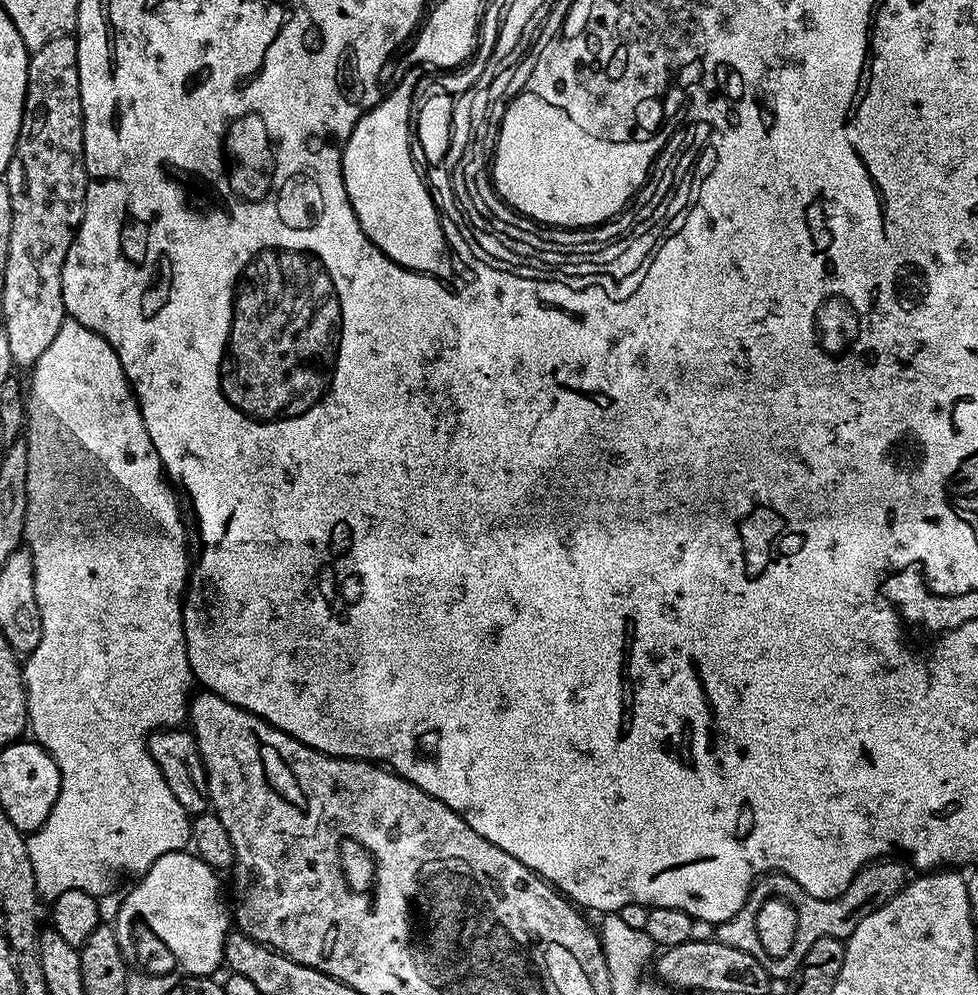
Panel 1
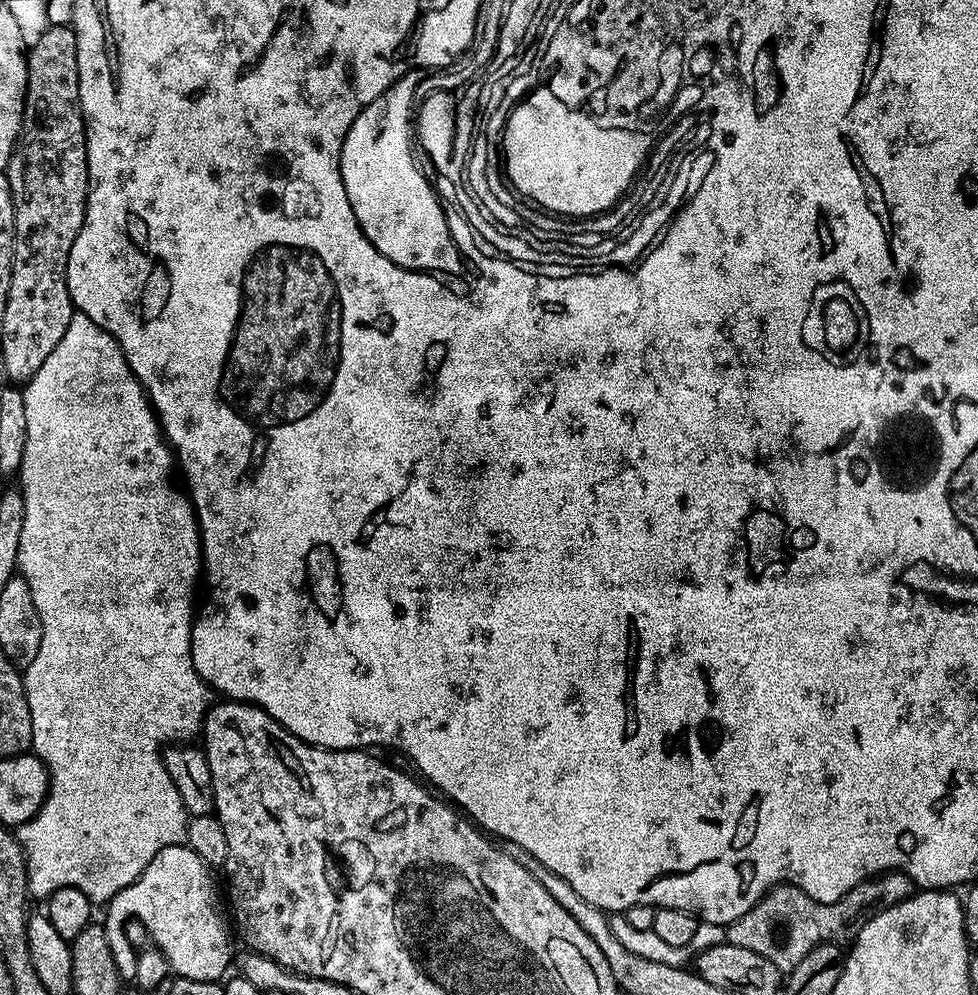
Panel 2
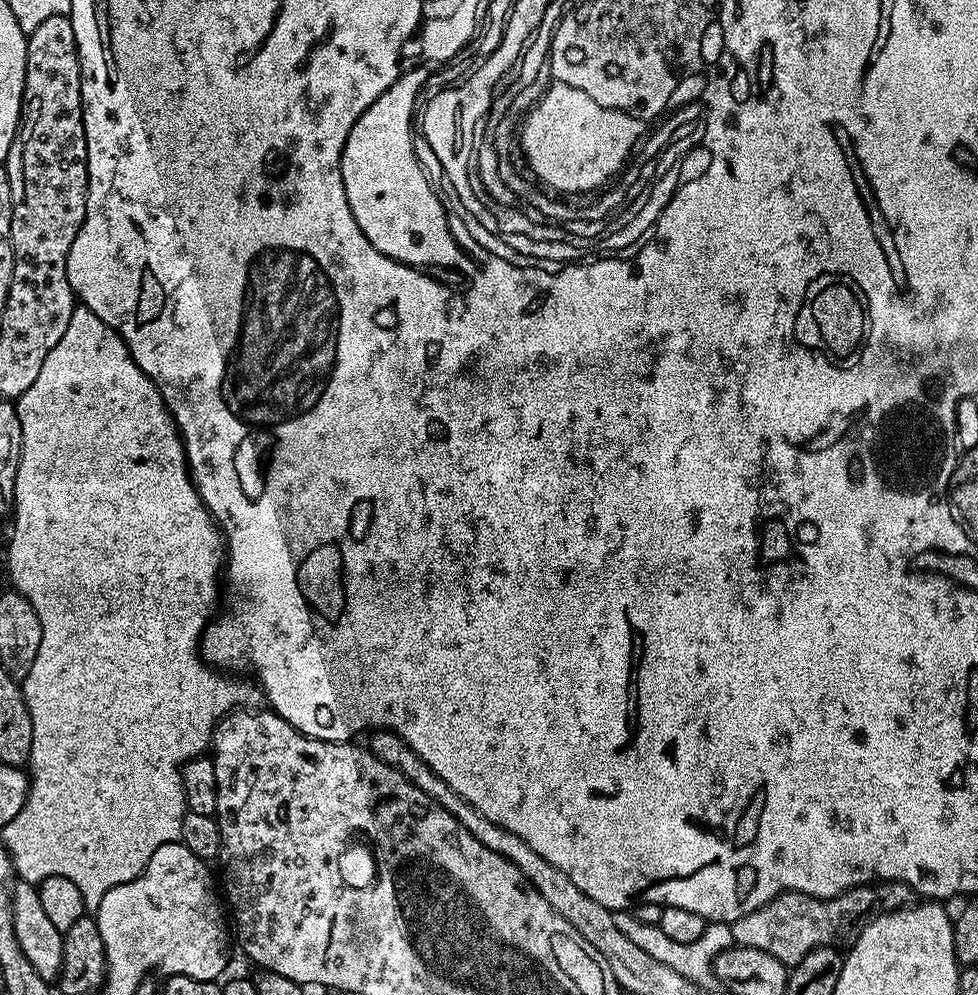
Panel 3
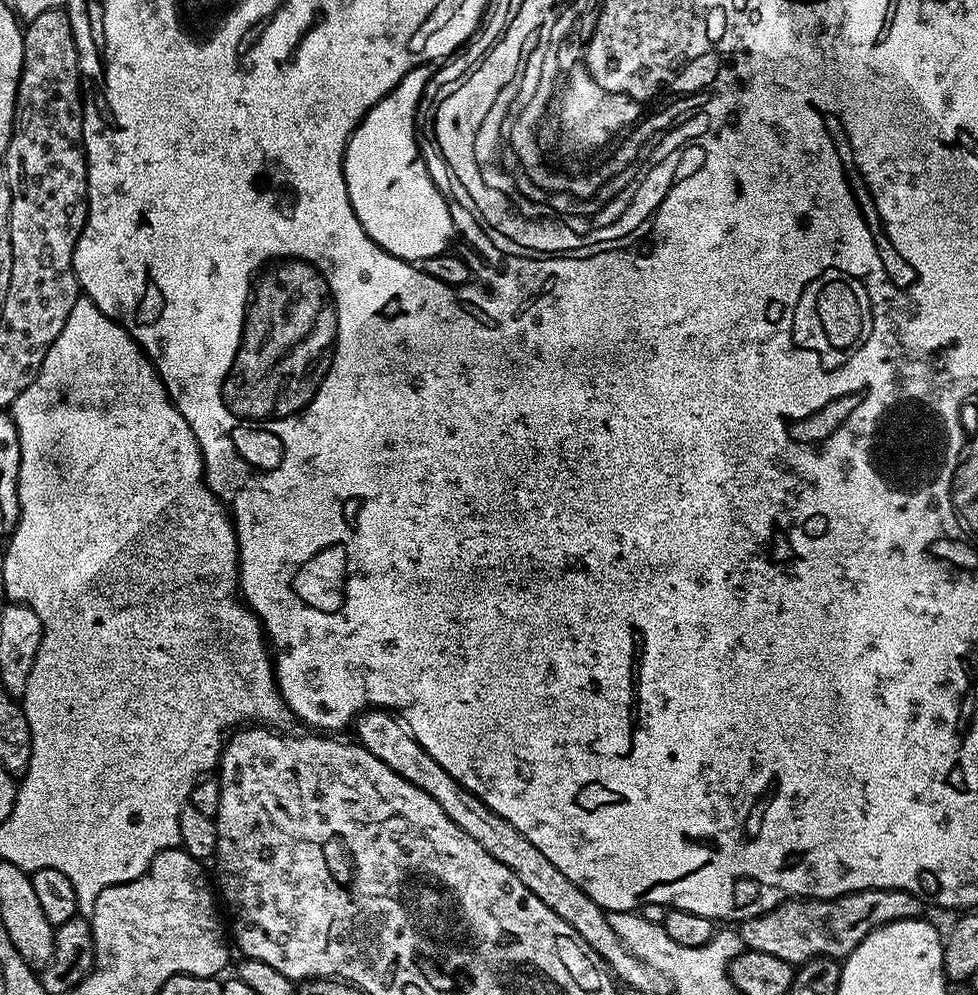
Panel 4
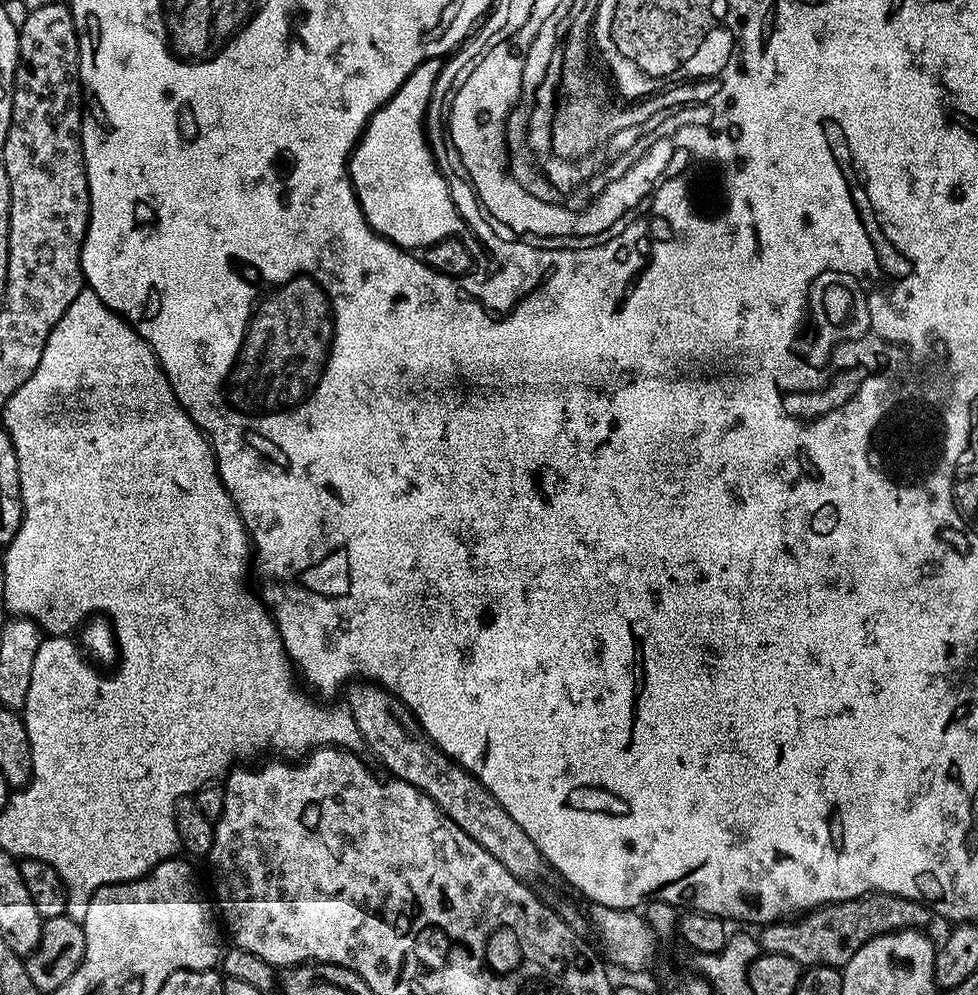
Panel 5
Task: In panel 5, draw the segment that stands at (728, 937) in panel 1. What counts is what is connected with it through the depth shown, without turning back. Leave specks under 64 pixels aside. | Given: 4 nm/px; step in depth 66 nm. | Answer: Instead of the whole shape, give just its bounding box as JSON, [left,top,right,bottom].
[758,892,934,969]

